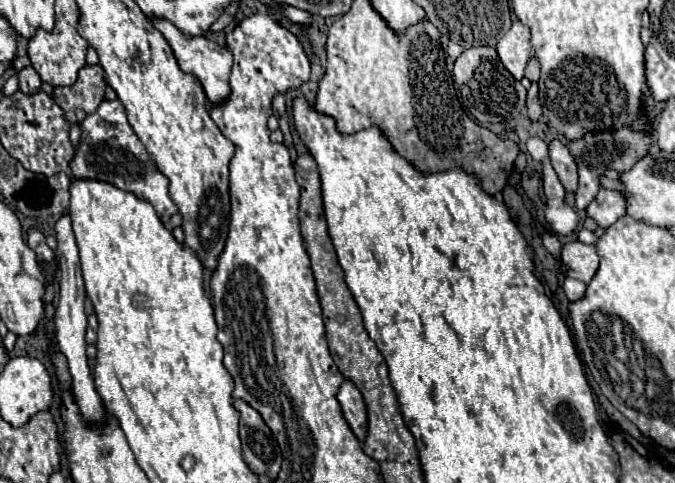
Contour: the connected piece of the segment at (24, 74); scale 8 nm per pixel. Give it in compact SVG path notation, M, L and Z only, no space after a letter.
M25 66L23 70L17 72L19 76L19 90L21 92L37 92L41 86L39 74L33 70L33 66Z

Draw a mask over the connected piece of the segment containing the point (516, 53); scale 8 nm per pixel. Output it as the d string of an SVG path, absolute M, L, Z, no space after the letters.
M515 20L511 30L497 42L499 58L505 64L505 68L515 76L515 80L523 78L525 64L533 56L529 38L531 38L529 28L525 24L521 24L519 20Z

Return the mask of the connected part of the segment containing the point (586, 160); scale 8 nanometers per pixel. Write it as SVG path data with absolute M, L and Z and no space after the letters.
M627 128L615 130L615 132L601 132L595 136L587 134L583 140L573 140L571 144L567 144L567 148L575 156L577 168L579 168L579 186L575 190L575 208L577 210L587 208L587 204L595 198L595 192L599 192L599 176L607 168L615 168L617 172L623 172L623 168L631 168L631 164L635 164L635 160L639 160L639 156L645 156L649 152L649 146L651 146L649 134L631 132Z

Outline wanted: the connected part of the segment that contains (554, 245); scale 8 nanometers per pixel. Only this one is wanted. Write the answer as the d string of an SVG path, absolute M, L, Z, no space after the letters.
M545 231L542 236L543 245L553 256L557 256L559 258L559 254L561 254L561 244L559 244L559 240L557 240L557 236L548 231Z

